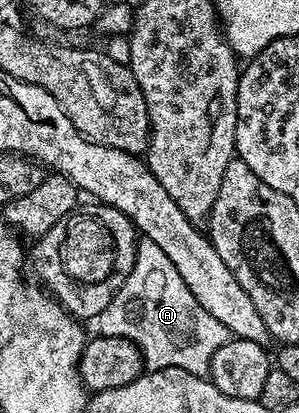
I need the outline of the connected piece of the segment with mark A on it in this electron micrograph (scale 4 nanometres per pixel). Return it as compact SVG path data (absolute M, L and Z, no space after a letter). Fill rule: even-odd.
M145 238L136 244L136 260L130 277L126 277L110 305L102 309L99 323L100 335L129 339L142 348L144 366L148 371L173 367L201 377L208 374L210 357L214 357L230 337L226 325L210 317L210 313L194 301L194 293L186 289L186 281L182 281L182 277L178 277L178 269L170 265L170 257L166 257L154 241ZM168 342L173 345L168 345Z

